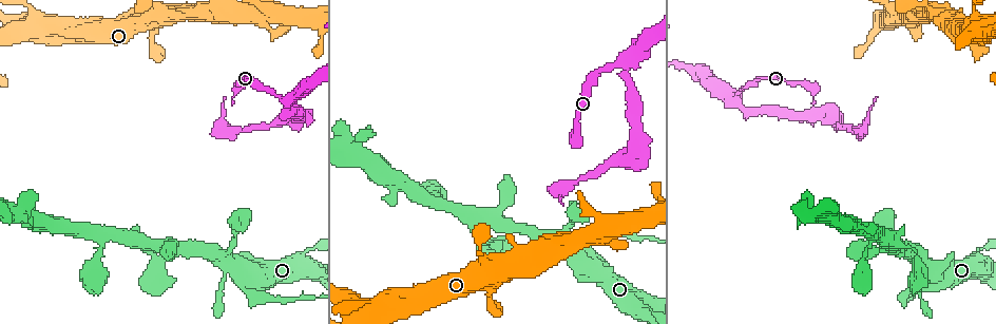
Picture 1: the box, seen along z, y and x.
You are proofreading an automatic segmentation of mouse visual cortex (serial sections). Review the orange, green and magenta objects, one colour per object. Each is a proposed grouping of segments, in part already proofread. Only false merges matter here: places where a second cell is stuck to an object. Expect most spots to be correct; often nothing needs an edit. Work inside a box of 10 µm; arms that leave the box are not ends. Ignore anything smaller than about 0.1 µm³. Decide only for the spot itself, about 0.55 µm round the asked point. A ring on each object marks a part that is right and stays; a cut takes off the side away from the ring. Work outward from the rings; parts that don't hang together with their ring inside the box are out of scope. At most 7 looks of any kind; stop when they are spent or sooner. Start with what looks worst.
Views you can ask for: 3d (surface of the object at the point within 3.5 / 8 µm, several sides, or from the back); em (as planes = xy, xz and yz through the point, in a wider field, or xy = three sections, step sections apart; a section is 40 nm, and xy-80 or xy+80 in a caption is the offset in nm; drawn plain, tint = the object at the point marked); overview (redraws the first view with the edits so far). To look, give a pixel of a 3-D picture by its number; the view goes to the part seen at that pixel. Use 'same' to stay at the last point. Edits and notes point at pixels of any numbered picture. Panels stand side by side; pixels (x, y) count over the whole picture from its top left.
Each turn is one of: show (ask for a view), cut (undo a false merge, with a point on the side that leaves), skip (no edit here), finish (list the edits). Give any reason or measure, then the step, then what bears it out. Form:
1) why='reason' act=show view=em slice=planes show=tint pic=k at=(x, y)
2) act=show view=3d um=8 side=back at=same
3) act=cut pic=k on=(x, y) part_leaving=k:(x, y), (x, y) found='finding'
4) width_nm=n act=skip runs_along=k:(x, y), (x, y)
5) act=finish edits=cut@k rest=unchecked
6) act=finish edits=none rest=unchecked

why='calibre changes' act=show view=3d um=3.5 pic=1 at=(242, 286)

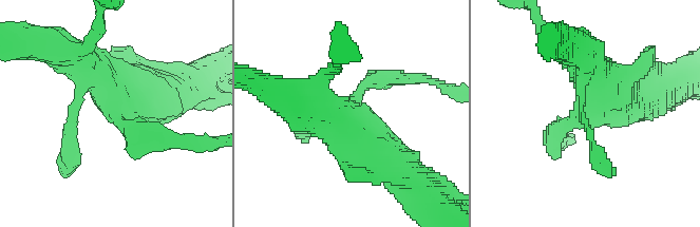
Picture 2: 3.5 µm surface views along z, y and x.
why='shape alone is not enough' act=show view=em slice=xy step=5 show=tint pic=2 at=(586, 110)

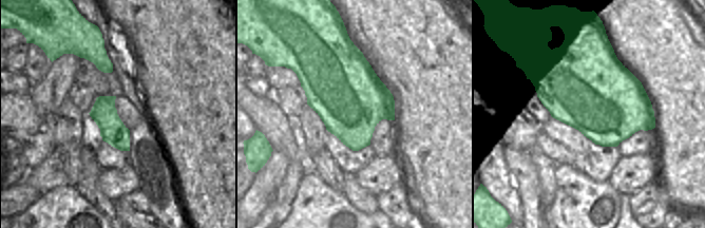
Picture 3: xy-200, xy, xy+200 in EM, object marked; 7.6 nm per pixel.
act=cut pic=2 on=(156, 145) part_leaving=2:(127, 129), (140, 139), (218, 143) found='a second cell is stuck on'

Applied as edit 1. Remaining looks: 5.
act=show view=overview

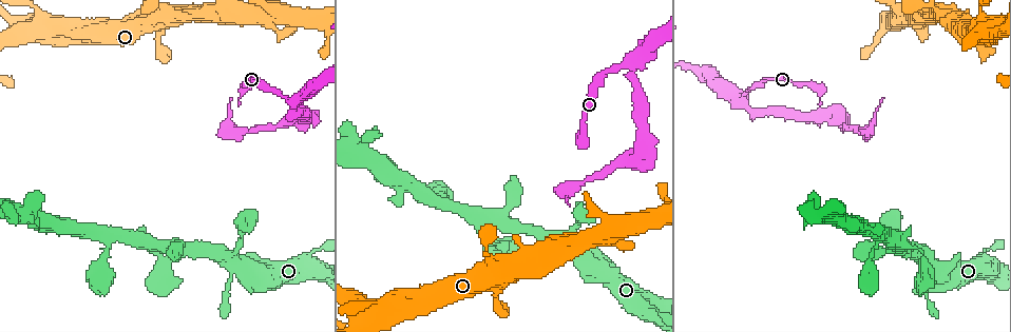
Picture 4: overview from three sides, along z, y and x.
act=show view=3d um=8 pic=4 at=(986, 28)

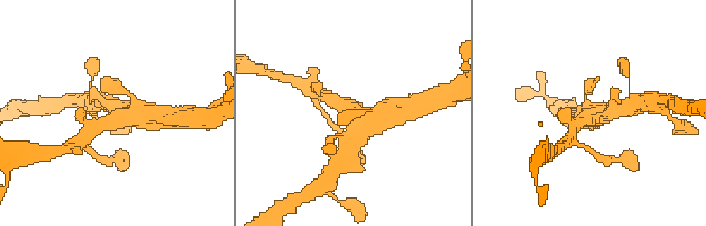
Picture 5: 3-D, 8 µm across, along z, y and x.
why='zoom in' act=show view=3d um=3.5 side=back at=same

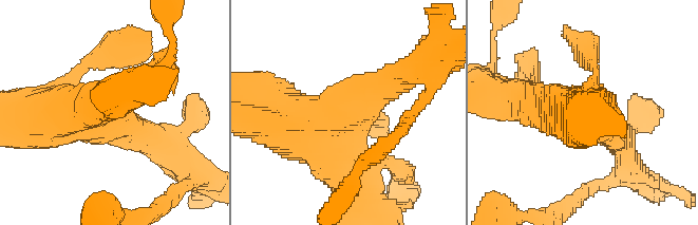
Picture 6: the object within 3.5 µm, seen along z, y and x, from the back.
act=show view=em slice=xy step=1 show=tint pic=6 at=(334, 114)

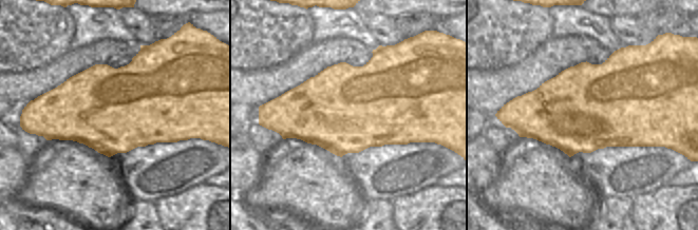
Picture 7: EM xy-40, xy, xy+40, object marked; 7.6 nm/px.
act=skip found='continuous, no second cell'

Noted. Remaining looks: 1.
act=finish edits=cut@2 rest=unchecked

